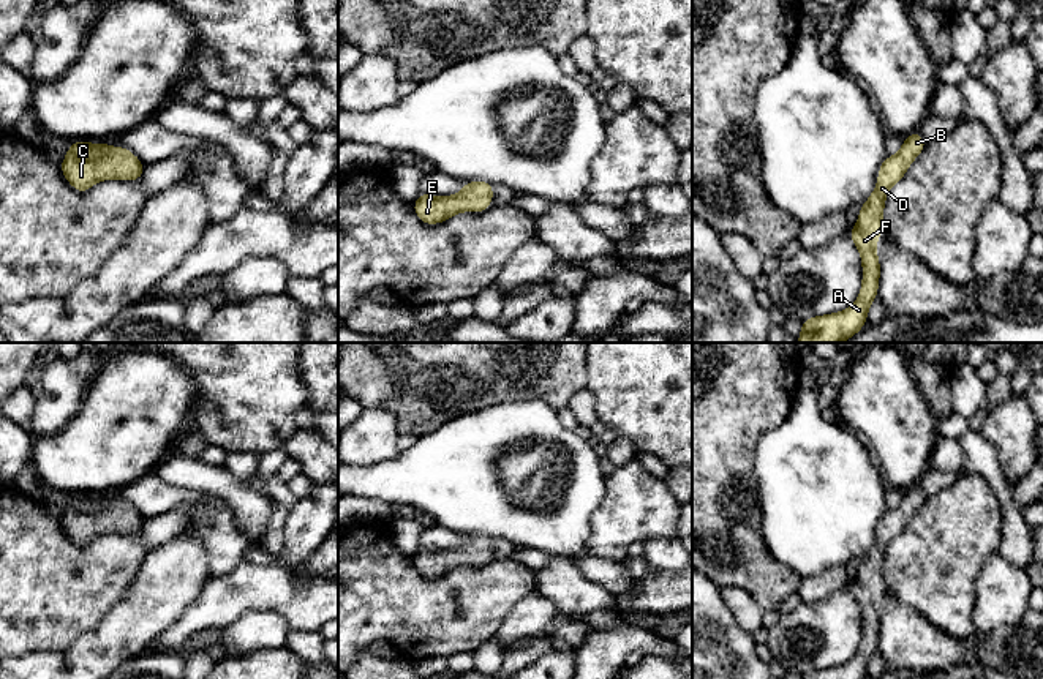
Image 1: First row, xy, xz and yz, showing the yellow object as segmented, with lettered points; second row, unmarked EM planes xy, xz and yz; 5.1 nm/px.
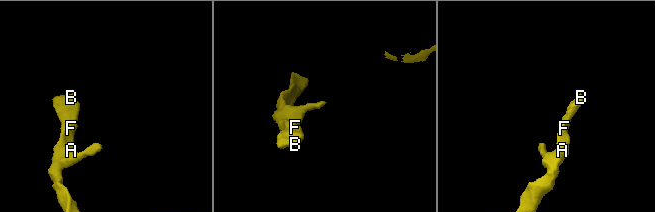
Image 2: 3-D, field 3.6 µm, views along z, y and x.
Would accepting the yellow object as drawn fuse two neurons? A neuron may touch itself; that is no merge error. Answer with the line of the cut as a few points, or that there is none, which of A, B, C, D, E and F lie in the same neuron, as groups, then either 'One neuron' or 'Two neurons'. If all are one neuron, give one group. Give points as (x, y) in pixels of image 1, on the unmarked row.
No split. Groups: A B C D E F. One neuron

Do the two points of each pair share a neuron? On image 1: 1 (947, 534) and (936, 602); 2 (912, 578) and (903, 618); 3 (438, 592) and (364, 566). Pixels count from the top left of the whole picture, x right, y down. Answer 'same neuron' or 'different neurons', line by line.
1: same neuron
2: different neurons
3: same neuron

